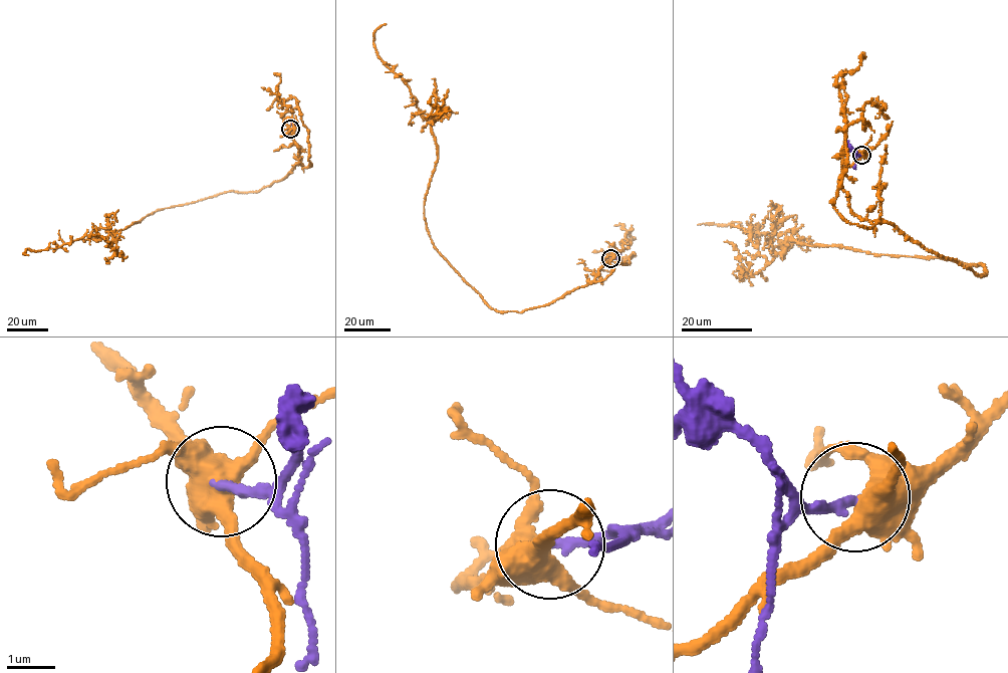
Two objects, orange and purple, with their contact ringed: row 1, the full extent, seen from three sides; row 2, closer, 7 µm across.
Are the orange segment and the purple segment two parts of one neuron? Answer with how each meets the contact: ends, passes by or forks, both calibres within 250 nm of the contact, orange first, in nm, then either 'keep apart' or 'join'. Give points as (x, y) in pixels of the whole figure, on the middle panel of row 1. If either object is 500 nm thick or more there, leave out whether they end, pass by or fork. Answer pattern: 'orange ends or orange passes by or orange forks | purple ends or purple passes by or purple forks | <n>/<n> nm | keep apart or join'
orange forks | purple ends | 460/180 nm | keep apart

